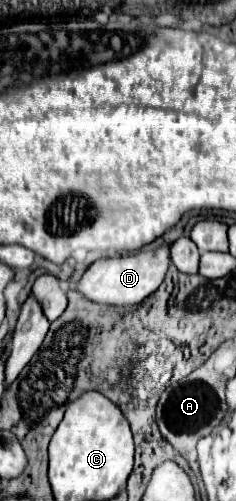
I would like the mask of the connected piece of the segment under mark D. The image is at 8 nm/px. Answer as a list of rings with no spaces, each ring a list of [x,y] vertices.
[[[169,244],[157,250],[139,250],[137,254],[131,254],[131,256],[101,258],[87,268],[87,272],[75,284],[75,288],[93,302],[117,304],[117,306],[139,304],[141,300],[145,300],[149,294],[153,294],[161,286],[169,264],[171,264]]]

